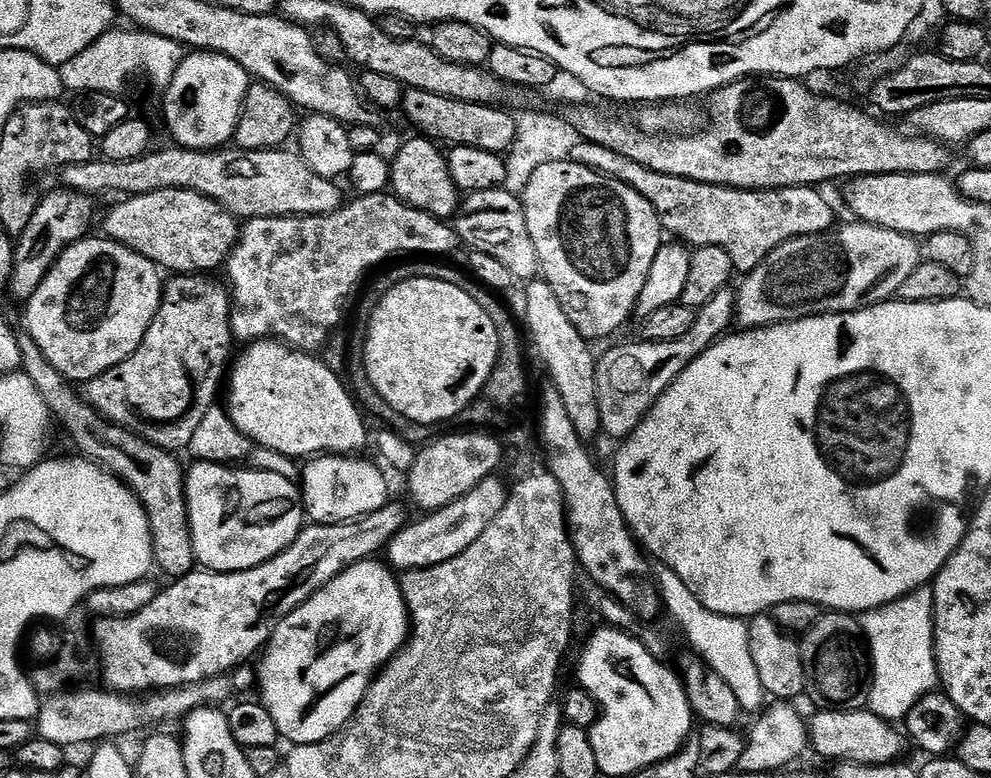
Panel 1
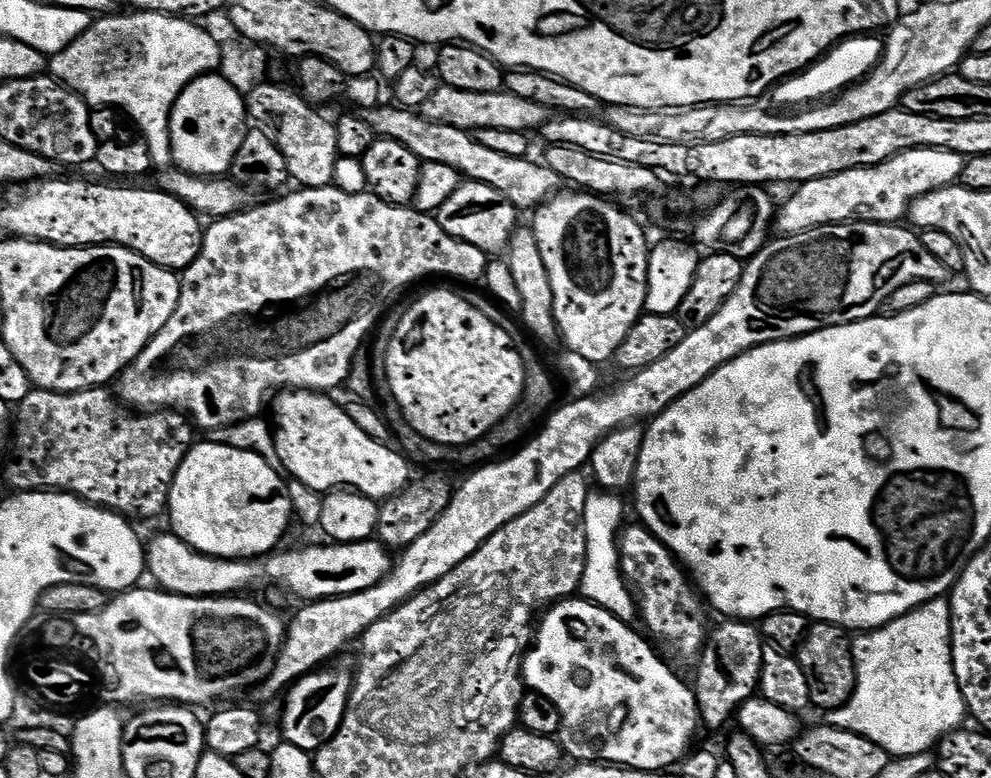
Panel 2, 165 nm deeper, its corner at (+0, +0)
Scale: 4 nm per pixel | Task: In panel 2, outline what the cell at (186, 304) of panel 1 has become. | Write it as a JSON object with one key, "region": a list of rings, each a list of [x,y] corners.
{"region":[[[107,387],[87,388],[81,392],[51,392],[45,388],[36,388],[28,392],[26,398],[22,398],[20,404],[14,408],[14,439],[10,444],[10,457],[12,461],[8,464],[4,476],[8,479],[8,484],[12,487],[13,493],[18,492],[71,492],[74,496],[79,496],[81,500],[88,504],[97,504],[99,508],[110,508],[113,512],[119,512],[125,518],[132,516],[141,516],[144,520],[152,520],[155,516],[163,517],[165,515],[168,499],[170,498],[170,488],[174,478],[178,474],[178,466],[186,458],[186,454],[192,448],[194,443],[194,425],[183,412],[173,412],[171,410],[148,410],[143,414],[137,414],[129,410],[123,403],[117,402],[108,393]]]}

